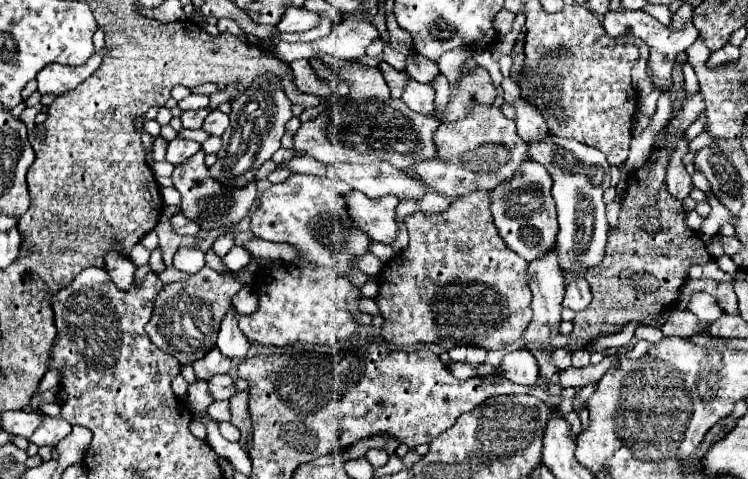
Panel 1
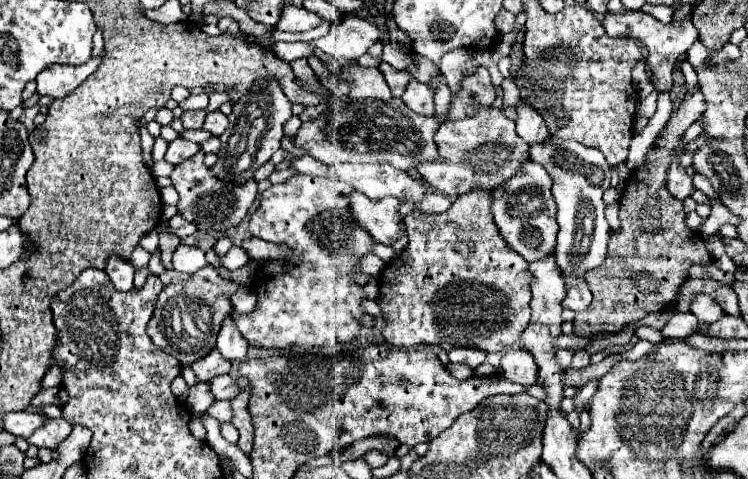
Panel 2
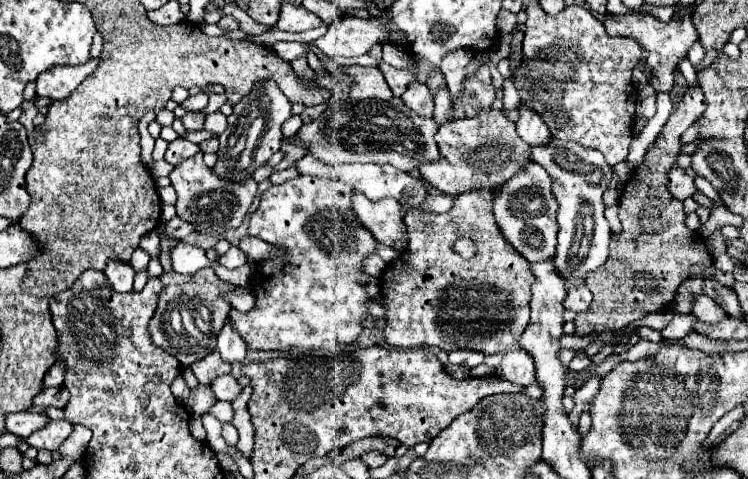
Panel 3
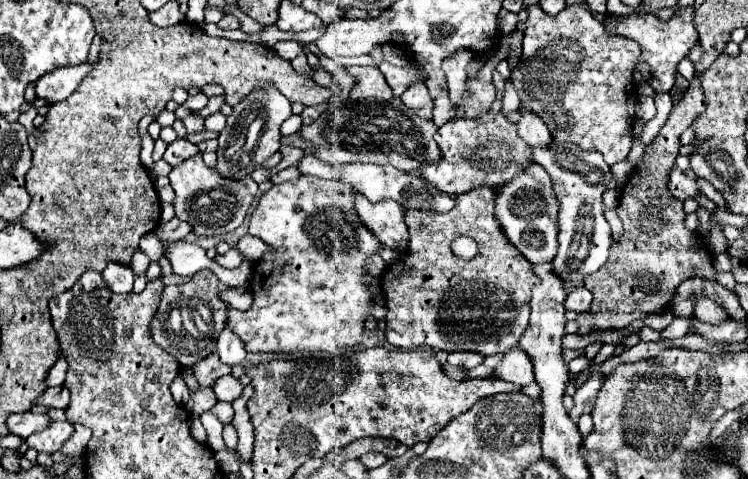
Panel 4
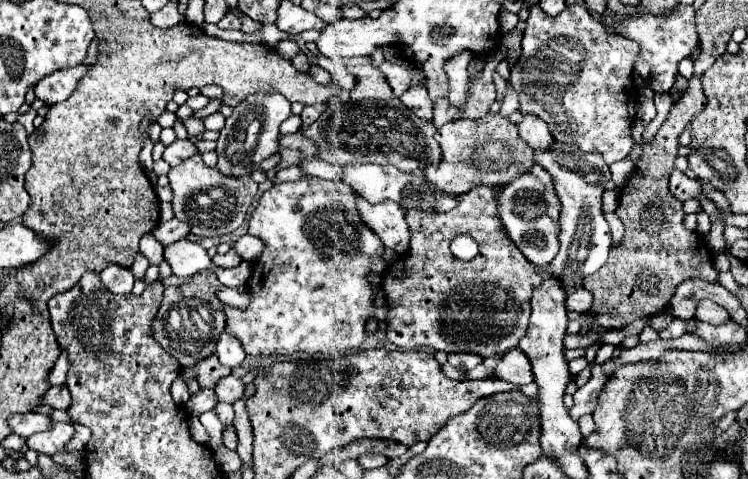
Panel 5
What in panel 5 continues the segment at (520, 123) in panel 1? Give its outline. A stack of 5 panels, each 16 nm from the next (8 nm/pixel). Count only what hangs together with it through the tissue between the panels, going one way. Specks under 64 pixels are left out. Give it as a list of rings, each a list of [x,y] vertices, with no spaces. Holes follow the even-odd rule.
[[[524,116],[522,124],[518,126],[520,136],[526,140],[526,144],[532,150],[550,150],[554,144],[554,138],[550,134],[550,130],[546,128],[544,120],[540,120],[538,116]]]

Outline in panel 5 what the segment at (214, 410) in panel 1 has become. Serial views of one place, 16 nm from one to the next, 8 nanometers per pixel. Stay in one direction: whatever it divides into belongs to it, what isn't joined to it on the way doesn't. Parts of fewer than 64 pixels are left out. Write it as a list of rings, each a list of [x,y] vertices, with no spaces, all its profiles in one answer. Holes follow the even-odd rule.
[[[218,402],[218,406],[214,408],[214,414],[220,418],[220,422],[224,426],[232,426],[232,420],[234,420],[234,408],[232,408],[232,404]]]

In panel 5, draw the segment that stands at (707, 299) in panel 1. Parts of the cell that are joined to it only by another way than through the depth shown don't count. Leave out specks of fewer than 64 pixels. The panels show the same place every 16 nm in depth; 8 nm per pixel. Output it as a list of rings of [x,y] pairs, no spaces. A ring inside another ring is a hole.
[[[704,300],[704,304],[700,304],[700,308],[696,308],[696,318],[702,322],[708,322],[712,326],[720,326],[730,320],[728,312],[724,308],[720,308],[718,304],[712,304],[710,300]]]

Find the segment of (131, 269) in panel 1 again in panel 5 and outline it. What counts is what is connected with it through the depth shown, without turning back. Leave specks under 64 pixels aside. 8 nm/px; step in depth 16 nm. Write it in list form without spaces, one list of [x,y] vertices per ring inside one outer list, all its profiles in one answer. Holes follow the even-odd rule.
[[[109,264],[104,272],[100,272],[100,282],[112,294],[130,294],[134,286],[134,275],[130,269]]]

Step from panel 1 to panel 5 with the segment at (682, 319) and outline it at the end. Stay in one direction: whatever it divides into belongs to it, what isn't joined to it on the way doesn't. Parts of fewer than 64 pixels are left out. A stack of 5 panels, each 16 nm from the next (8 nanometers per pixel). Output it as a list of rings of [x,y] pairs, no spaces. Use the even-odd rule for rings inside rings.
[[[672,320],[666,328],[662,328],[660,332],[658,332],[658,336],[660,338],[678,338],[678,336],[682,336],[684,334],[684,324],[688,324],[686,320]]]

